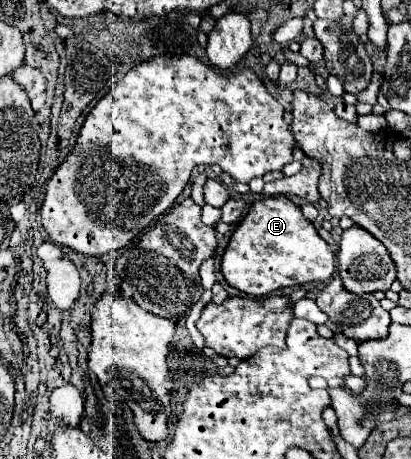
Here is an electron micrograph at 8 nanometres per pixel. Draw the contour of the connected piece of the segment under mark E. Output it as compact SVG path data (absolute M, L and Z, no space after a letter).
M265 197L251 205L229 237L221 255L221 273L237 291L249 297L267 297L283 287L327 281L335 273L335 255L293 201L287 197Z

